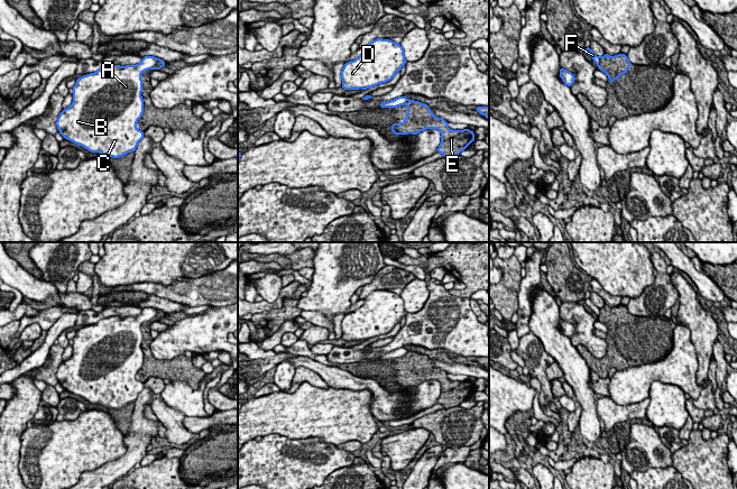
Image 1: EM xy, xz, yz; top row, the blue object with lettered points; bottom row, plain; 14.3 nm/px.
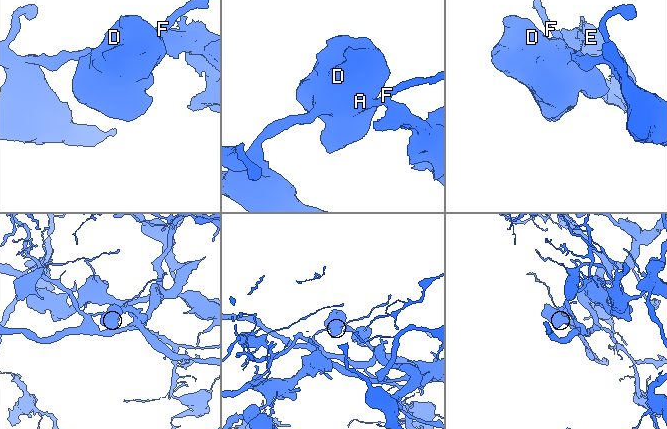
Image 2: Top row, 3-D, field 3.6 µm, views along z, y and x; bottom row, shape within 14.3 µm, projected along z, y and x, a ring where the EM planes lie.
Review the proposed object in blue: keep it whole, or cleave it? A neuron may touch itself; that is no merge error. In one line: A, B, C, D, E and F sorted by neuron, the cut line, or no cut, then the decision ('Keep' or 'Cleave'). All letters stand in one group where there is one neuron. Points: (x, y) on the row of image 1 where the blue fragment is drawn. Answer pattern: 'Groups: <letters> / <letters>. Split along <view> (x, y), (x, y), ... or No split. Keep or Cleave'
Groups: A B C D F / E. Split along xy (158, 58), (151, 67). Cleave

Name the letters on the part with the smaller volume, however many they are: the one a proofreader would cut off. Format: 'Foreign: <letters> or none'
Foreign: E

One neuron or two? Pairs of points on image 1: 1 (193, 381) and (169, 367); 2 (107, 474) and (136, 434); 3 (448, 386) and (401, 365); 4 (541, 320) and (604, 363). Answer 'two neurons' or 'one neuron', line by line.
1: one neuron
2: one neuron
3: one neuron
4: two neurons

